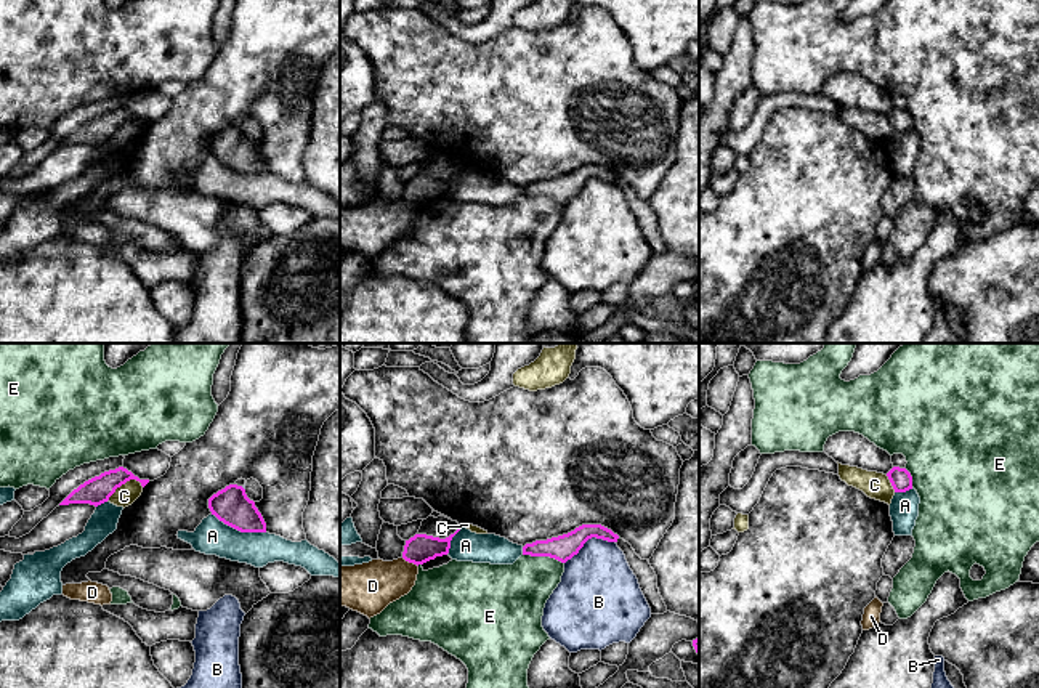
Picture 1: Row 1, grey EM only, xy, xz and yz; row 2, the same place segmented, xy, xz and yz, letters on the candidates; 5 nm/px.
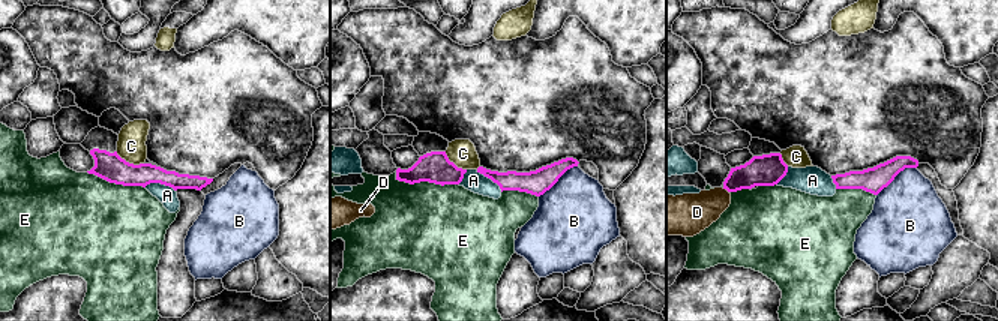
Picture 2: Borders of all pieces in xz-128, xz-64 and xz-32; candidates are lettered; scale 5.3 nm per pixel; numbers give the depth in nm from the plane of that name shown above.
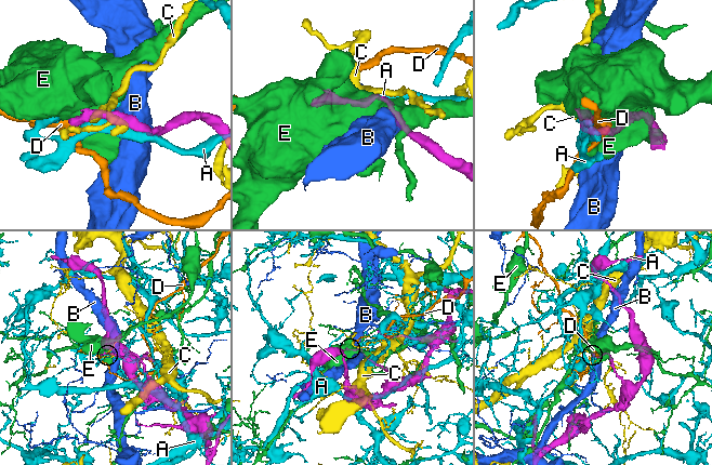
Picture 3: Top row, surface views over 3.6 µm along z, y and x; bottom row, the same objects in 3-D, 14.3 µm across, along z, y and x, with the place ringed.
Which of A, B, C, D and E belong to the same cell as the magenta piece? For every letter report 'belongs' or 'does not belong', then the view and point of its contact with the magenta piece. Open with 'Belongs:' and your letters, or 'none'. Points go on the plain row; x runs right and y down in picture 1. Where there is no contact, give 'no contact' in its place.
Belongs: none
A: does not belong; contact xy (239, 170)
B: does not belong; contact xz (589, 178)
C: does not belong; contact xy (124, 124)
D: does not belong; contact xz (411, 202)
E: does not belong; contact xz (544, 196)

